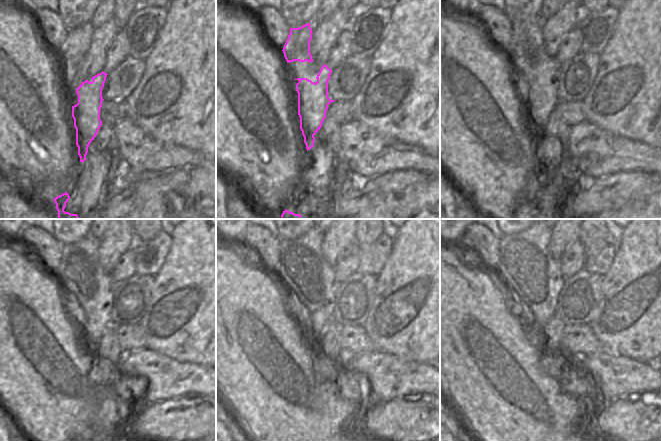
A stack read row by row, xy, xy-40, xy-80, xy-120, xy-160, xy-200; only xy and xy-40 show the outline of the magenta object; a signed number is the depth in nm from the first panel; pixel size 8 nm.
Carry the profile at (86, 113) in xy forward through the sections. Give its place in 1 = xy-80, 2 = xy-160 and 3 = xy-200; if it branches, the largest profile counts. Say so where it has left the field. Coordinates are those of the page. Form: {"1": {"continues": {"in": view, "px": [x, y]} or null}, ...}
{"1": {"continues": {"in": "xy-80", "px": [539, 99]}}, "2": {"continues": {"in": "xy-160", "px": [301, 262]}}, "3": {"continues": {"in": "xy-200", "px": [524, 258]}}}

